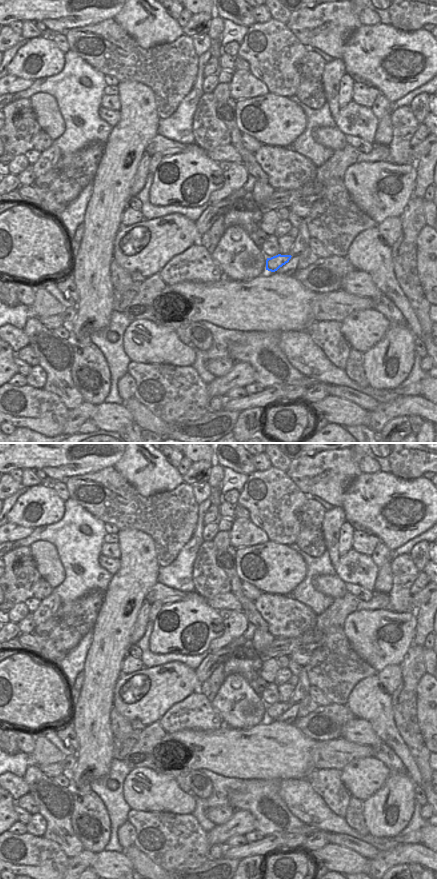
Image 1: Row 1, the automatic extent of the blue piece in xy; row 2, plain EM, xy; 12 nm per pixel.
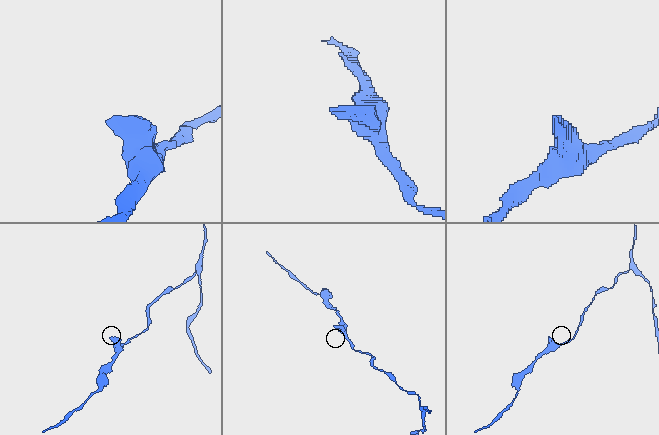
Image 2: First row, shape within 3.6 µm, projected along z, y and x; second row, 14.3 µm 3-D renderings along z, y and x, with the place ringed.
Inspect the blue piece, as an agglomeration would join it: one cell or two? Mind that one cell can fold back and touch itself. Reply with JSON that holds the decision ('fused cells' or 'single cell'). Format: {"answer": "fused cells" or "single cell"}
{"answer": "single cell"}

